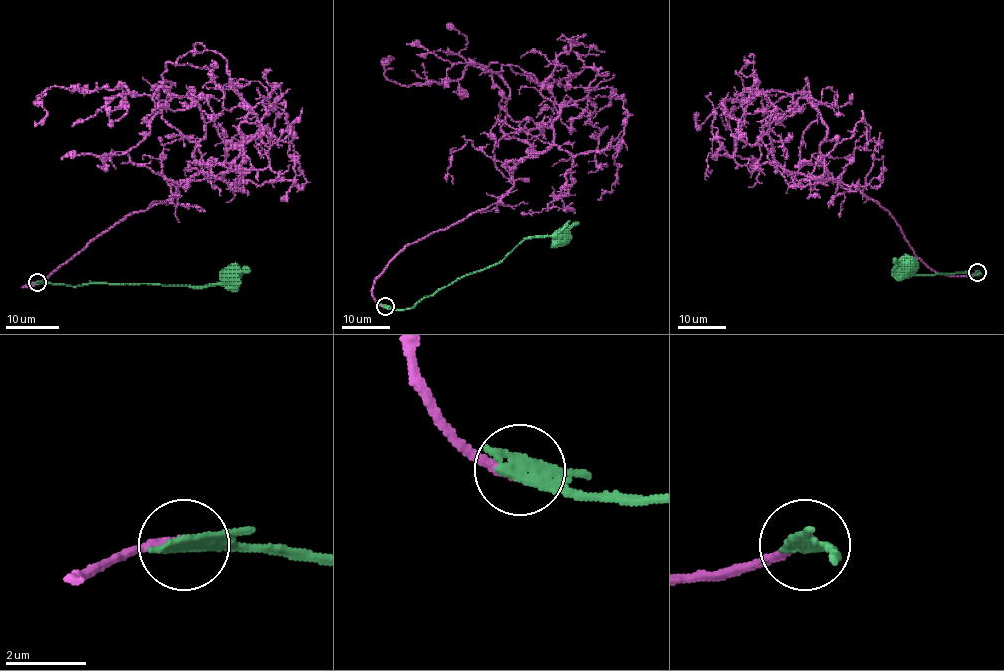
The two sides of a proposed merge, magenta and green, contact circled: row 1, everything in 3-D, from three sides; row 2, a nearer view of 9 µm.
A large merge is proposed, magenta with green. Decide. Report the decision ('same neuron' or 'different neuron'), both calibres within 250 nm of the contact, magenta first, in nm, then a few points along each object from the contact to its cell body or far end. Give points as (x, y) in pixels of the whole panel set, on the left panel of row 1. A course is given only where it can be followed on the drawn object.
different neuron; 280 nm thick on the magenta side, 360 nm on the other; magenta runs (37, 282), (24, 287), (178, 193), (201, 170), (205, 120), (165, 82), (152, 96), (46, 88), (34, 121); green runs (37, 282), (78, 286), (82, 283), (217, 285), (223, 273), (229, 271)

